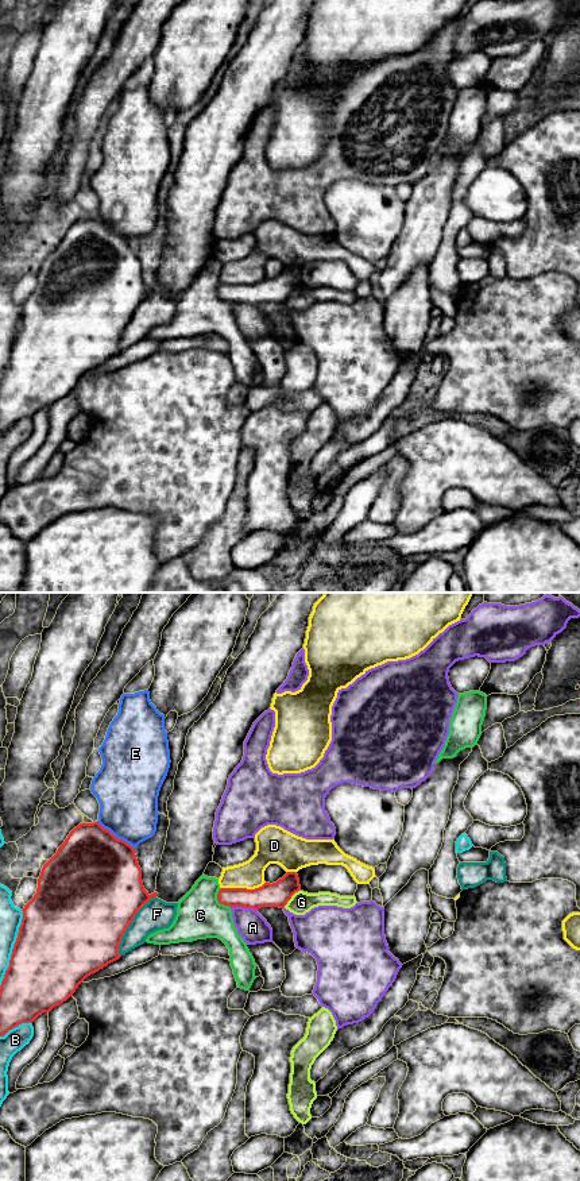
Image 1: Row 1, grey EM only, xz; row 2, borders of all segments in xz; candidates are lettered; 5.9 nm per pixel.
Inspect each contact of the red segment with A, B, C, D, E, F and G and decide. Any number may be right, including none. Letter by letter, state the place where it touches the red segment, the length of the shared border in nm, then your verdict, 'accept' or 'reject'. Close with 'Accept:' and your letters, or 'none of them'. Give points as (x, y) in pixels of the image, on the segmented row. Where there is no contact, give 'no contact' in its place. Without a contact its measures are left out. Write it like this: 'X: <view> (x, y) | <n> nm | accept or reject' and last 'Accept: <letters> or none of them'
A: xz (244, 906) | 160 nm | reject
B: xz (14, 948) | 480 nm | reject
C: xz (217, 899) | 140 nm | reject
D: xz (242, 888) | 280 nm | reject
E: xz (115, 837) | 280 nm | reject
F: xz (130, 923) | 420 nm | reject
G: xz (290, 898) | 140 nm | reject
Accept: none of them

